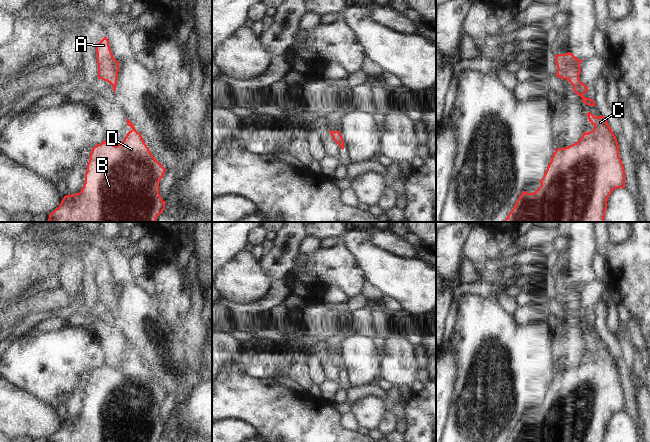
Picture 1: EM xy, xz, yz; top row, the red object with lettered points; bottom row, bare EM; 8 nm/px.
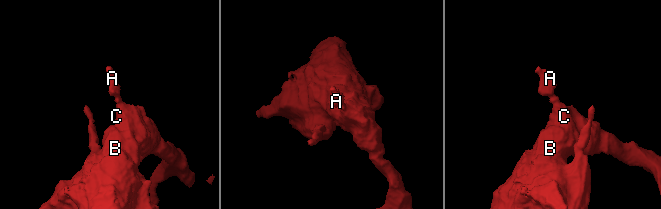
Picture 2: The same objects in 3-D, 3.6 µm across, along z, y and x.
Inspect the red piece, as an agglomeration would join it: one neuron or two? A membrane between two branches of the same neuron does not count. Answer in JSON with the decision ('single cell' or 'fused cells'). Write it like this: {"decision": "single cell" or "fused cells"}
{"decision": "single cell"}

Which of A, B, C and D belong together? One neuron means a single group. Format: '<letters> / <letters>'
A B C D

